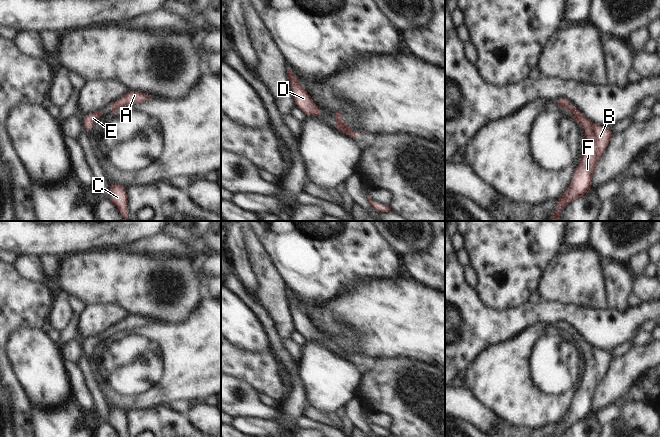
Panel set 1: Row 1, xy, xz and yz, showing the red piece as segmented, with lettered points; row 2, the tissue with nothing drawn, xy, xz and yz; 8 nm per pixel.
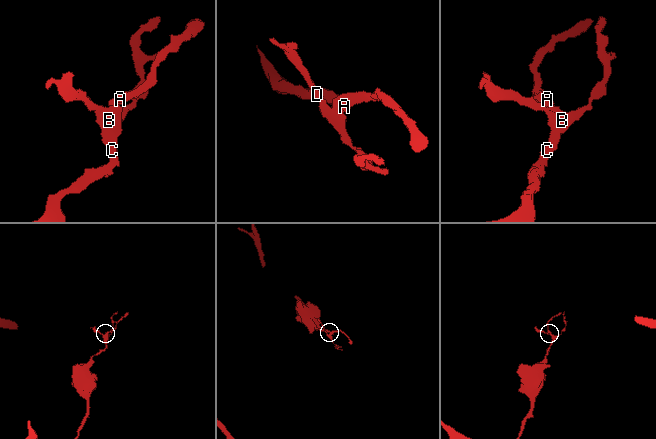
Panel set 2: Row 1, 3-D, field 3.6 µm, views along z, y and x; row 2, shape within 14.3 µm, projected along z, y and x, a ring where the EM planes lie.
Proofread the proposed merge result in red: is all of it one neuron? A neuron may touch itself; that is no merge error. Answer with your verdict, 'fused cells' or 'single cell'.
single cell

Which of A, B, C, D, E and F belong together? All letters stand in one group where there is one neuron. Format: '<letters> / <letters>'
A B C D E F

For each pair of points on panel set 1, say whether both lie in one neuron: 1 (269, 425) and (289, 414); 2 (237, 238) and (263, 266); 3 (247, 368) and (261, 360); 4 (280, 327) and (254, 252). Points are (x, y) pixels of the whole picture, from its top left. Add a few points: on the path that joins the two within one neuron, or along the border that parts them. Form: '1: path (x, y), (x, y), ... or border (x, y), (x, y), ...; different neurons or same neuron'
1: border (277, 420), (283, 426); different neurons
2: border (241, 231), (251, 269); different neurons
3: path (250, 367), (254, 367), (258, 363); same neuron
4: path (278, 308), (271, 294), (271, 285), (265, 271); same neuron

